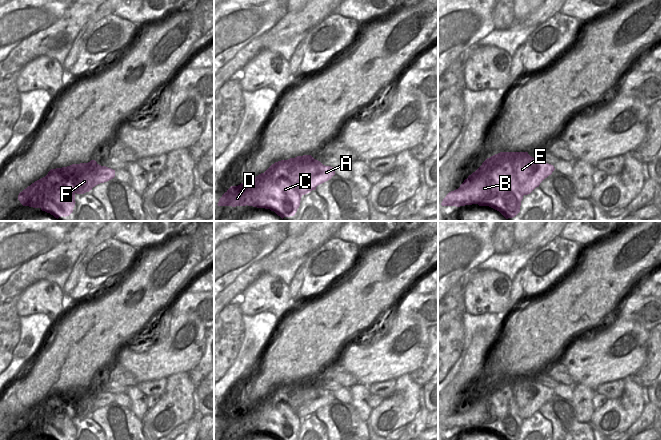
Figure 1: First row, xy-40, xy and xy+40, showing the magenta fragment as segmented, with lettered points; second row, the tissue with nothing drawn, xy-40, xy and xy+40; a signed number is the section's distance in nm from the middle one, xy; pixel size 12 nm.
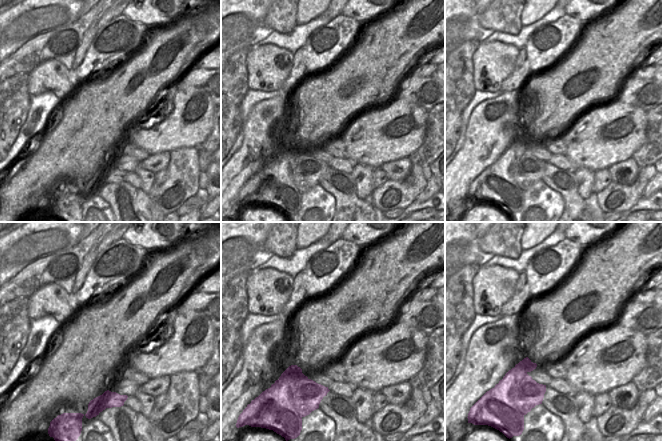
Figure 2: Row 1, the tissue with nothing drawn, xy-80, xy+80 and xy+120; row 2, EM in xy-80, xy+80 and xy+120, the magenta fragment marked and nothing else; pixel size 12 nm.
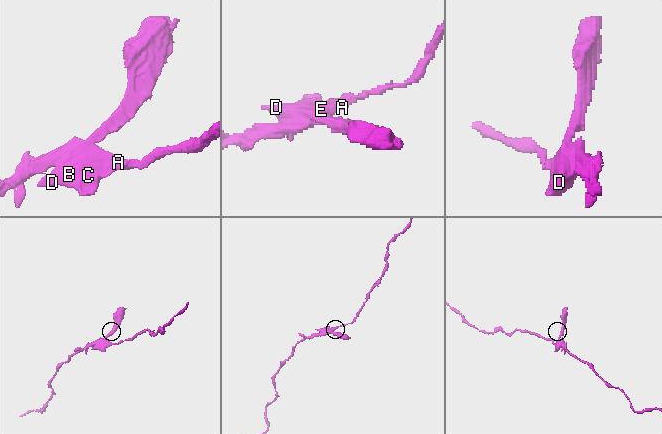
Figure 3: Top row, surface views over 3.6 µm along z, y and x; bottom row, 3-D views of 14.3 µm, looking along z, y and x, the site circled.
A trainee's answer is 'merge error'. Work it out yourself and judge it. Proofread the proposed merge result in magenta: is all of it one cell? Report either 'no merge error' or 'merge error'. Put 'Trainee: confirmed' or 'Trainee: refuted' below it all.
merge error
Trainee: confirmed

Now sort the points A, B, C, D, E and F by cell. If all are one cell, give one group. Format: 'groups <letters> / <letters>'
groups A E F / B C D

